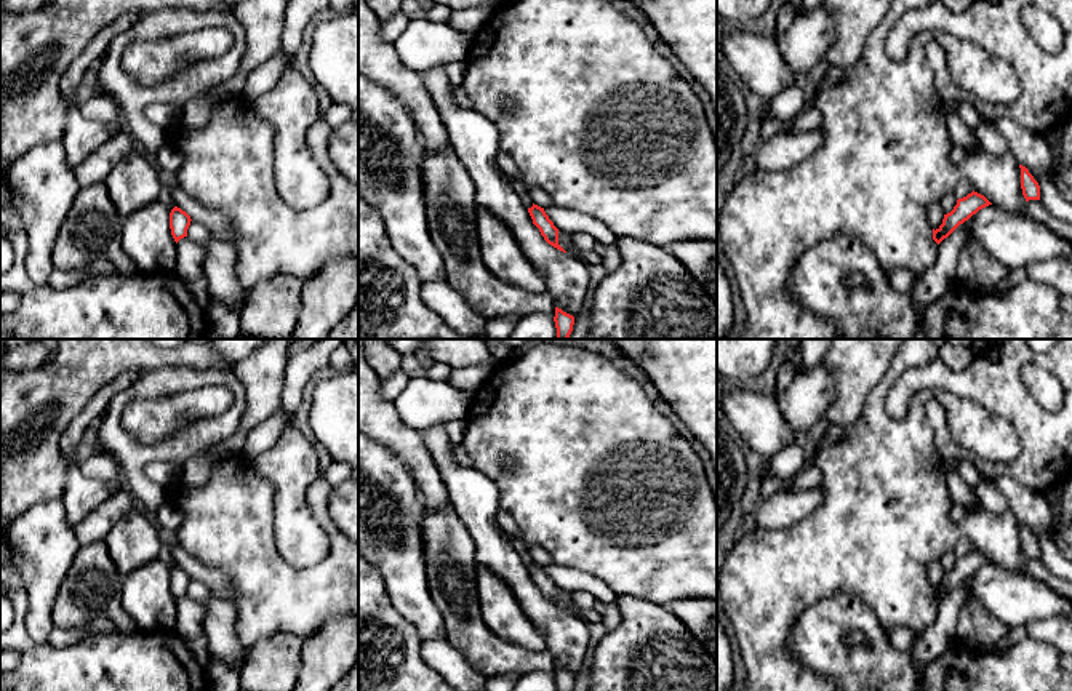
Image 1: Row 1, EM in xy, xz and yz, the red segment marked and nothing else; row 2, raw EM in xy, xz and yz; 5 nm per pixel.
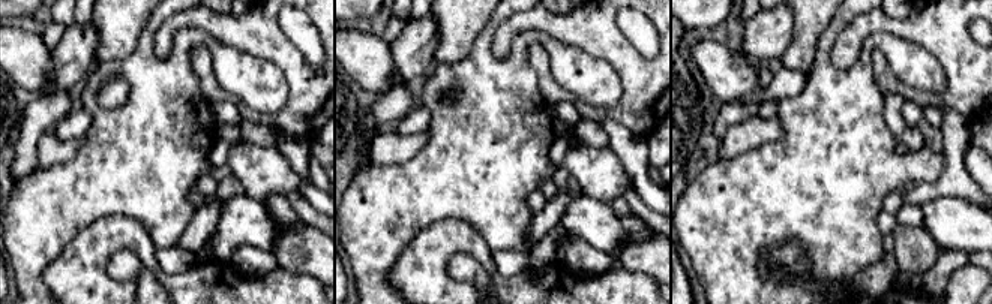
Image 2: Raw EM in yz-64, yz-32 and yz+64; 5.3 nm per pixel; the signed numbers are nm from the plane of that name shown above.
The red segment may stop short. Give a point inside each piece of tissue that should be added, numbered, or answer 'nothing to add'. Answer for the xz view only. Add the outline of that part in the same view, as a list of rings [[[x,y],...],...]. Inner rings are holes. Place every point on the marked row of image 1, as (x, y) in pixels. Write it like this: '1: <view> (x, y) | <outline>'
nothing to add

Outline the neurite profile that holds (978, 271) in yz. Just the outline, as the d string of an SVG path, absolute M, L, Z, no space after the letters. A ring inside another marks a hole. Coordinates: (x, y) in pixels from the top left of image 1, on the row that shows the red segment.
M970 238L958 253L957 282L974 294L994 291L1008 274L1010 269L974 238Z

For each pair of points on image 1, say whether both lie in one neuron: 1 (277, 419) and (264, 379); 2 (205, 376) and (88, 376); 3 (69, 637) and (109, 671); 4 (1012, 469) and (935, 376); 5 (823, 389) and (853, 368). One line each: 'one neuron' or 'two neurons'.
1: two neurons
2: two neurons
3: two neurons
4: one neuron
5: two neurons

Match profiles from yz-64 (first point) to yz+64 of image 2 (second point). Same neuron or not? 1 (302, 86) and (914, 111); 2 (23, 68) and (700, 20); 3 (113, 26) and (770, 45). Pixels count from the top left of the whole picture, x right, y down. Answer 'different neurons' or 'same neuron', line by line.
1: different neurons
2: different neurons
3: different neurons

